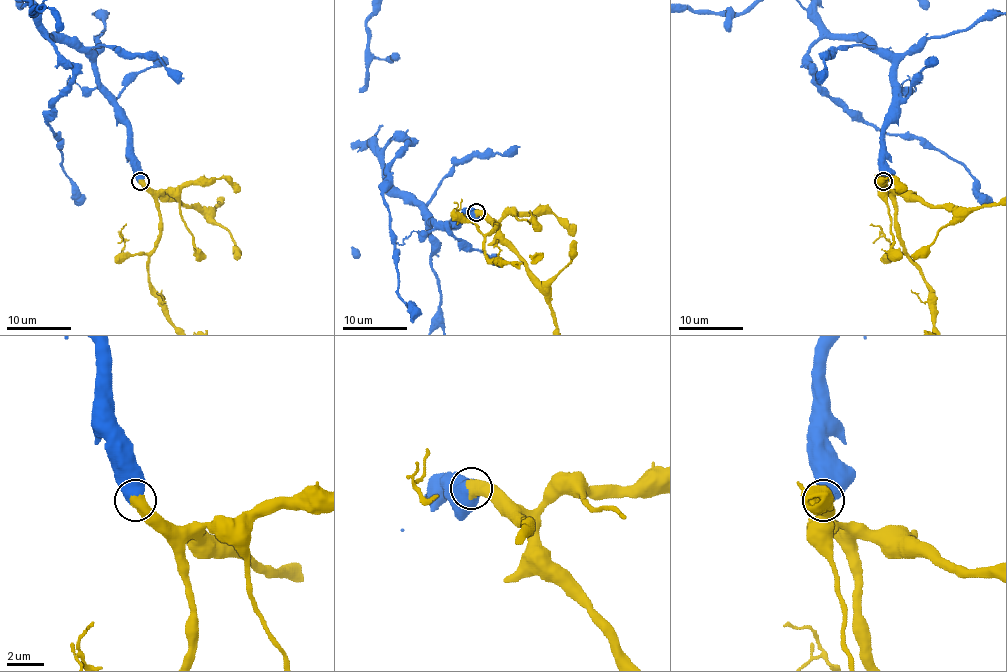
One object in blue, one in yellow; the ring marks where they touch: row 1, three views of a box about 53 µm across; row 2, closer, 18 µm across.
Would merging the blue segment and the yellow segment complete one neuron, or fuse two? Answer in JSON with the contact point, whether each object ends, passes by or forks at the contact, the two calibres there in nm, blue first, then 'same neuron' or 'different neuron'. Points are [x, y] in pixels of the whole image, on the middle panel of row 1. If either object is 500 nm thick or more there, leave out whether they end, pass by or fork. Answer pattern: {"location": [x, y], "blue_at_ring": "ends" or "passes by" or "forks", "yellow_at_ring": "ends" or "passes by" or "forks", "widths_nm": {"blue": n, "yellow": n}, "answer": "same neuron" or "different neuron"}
{"location": [476, 212], "widths_nm": {"blue": 800, "yellow": 650}, "answer": "same neuron"}

